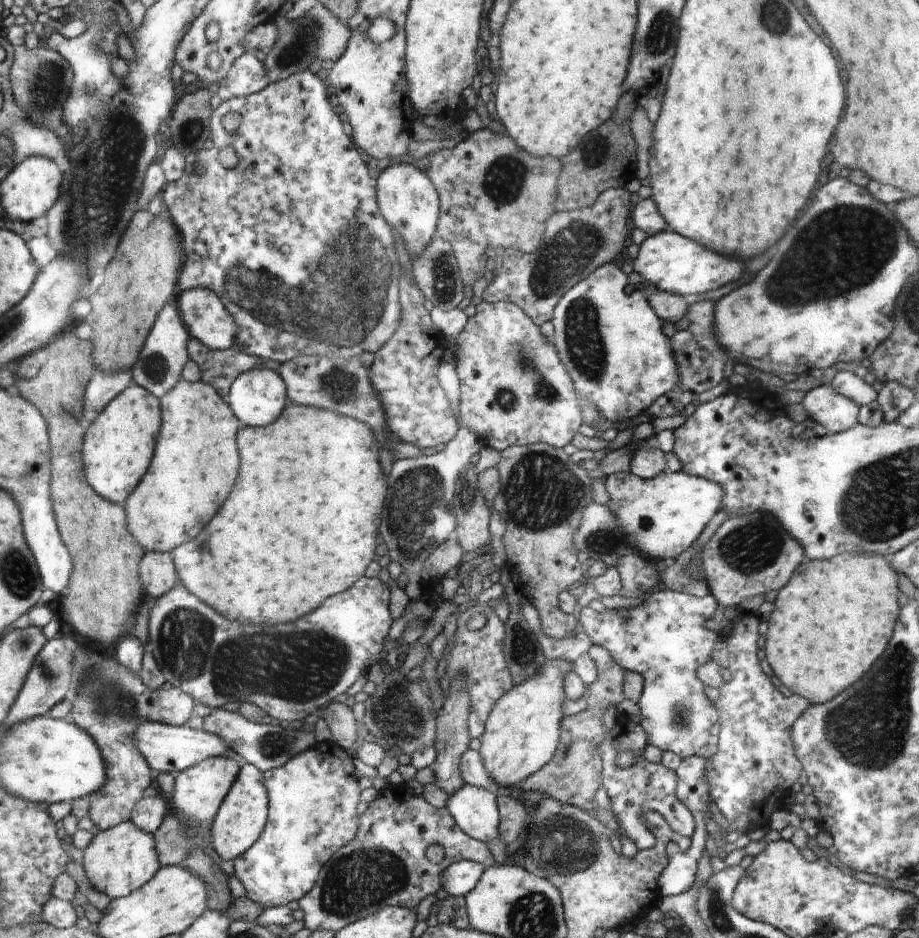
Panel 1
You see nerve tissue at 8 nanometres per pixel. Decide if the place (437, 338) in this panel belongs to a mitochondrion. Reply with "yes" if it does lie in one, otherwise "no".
no

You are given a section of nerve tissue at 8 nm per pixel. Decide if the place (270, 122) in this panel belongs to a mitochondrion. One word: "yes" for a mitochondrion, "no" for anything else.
no

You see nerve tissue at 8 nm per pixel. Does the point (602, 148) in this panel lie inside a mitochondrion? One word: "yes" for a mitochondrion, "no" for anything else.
yes

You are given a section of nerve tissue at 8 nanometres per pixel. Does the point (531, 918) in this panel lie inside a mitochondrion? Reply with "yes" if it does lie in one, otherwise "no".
yes

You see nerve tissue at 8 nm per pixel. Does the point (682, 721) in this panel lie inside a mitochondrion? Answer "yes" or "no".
yes

